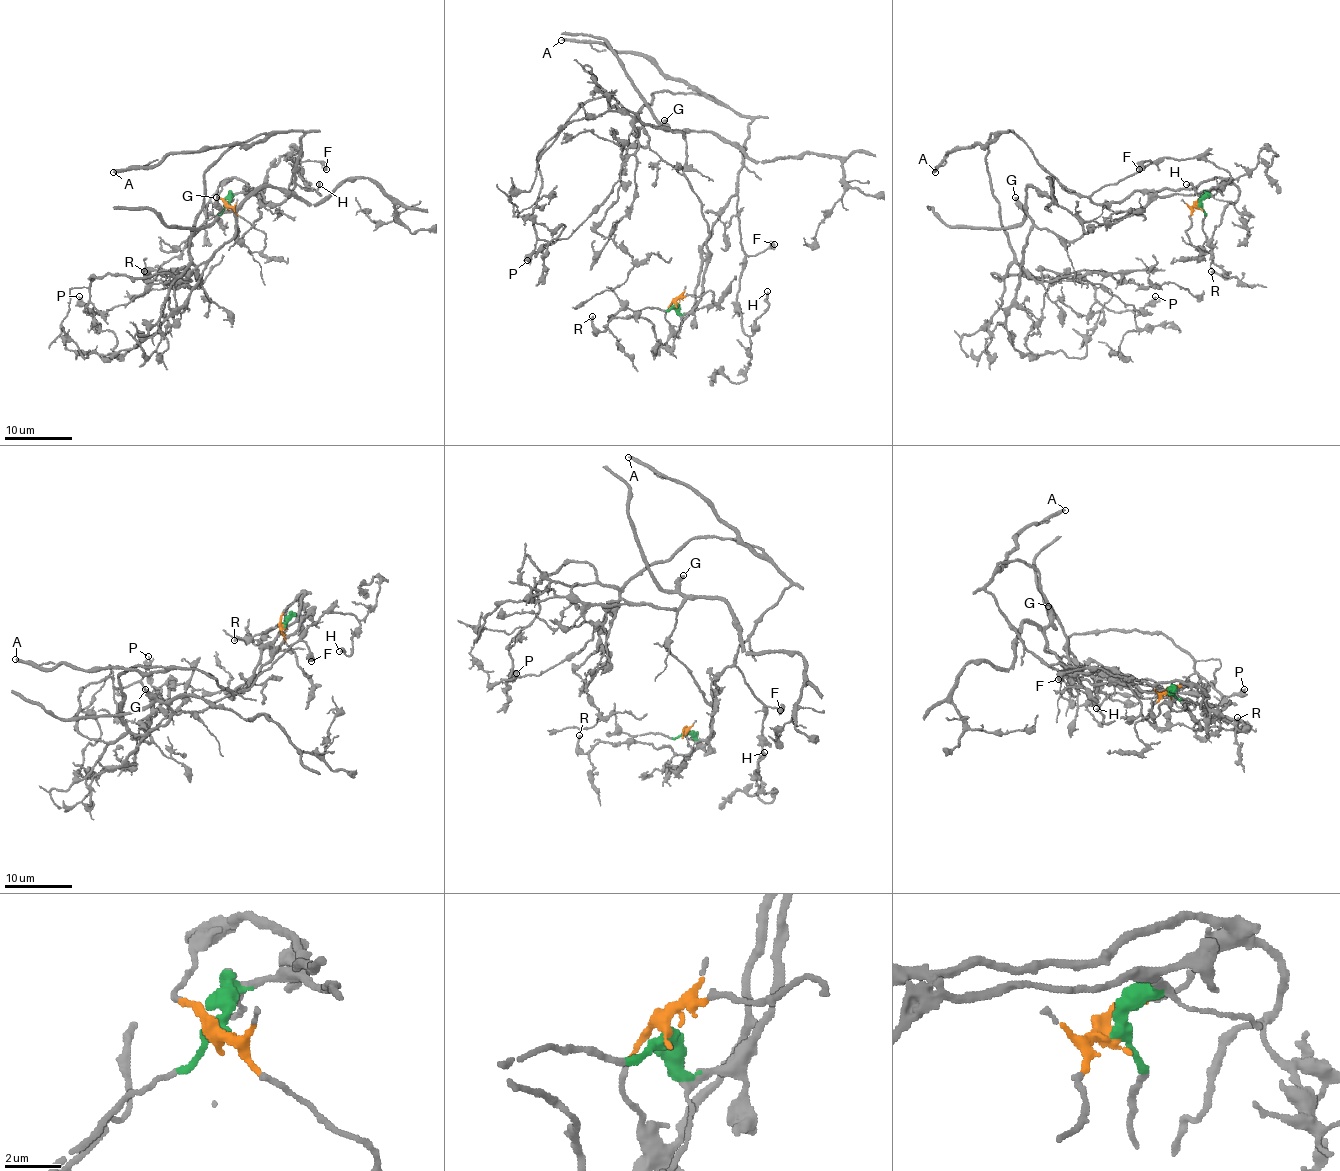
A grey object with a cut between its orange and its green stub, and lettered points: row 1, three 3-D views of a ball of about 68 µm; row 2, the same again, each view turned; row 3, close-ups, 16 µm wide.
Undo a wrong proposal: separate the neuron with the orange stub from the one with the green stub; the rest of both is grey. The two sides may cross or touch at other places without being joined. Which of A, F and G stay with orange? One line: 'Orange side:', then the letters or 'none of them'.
Orange side: A, F

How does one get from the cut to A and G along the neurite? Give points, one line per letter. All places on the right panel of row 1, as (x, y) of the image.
A: (1198, 205), (1220, 178), (1093, 203), (1070, 193), (1014, 133), (1002, 131), (984, 144), (959, 146), (935, 171)
G: (1199, 205), (1208, 193), (1151, 198), (1142, 207), (1098, 224), (1071, 240), (1065, 240), (1036, 225), (1014, 197)

